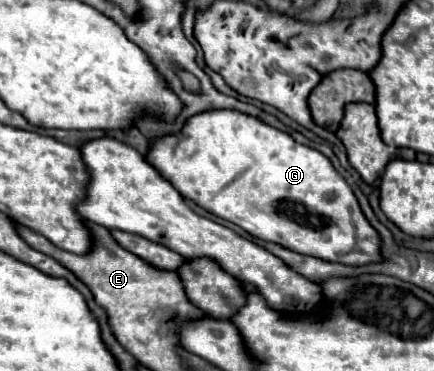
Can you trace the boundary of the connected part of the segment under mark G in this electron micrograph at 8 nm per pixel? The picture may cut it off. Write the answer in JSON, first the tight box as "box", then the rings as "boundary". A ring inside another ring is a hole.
{"box":[146,111,384,267],"boundary":[[[206,111],[206,115],[194,115],[180,135],[152,141],[146,159],[156,165],[186,199],[198,203],[198,207],[216,217],[232,221],[262,241],[278,243],[300,255],[350,267],[384,259],[378,231],[366,221],[356,195],[330,159],[312,147],[296,143],[288,133],[266,125],[256,117],[240,111]]]}

